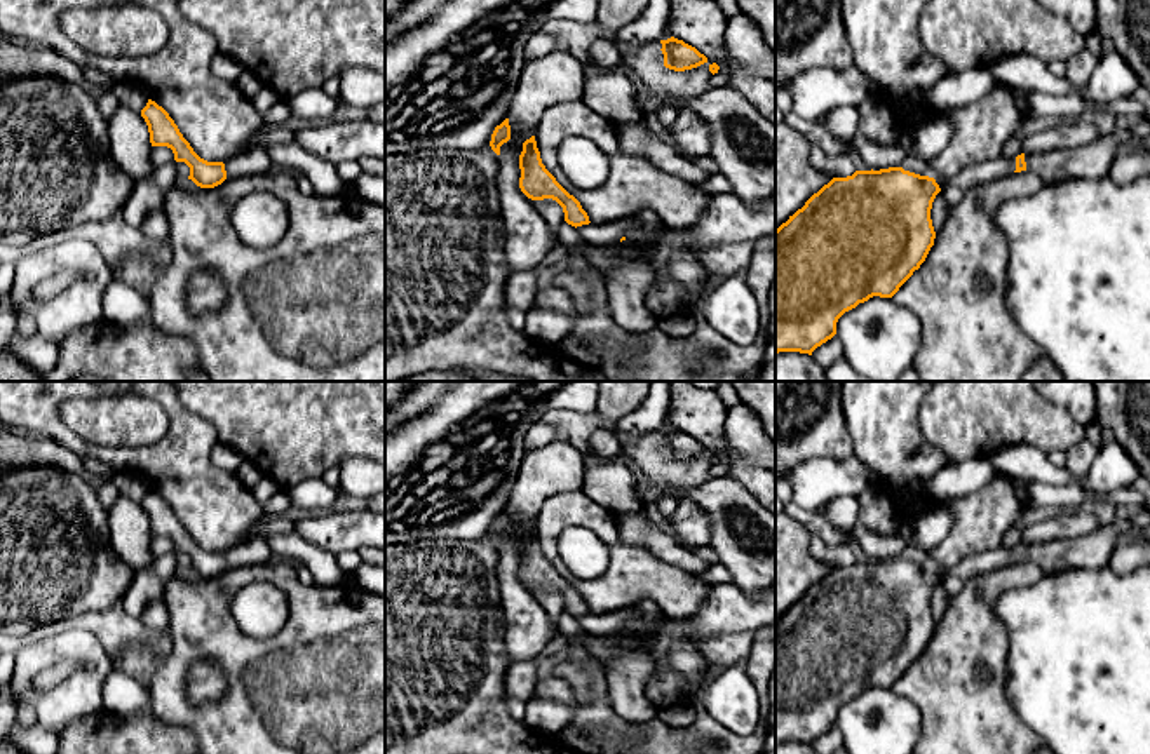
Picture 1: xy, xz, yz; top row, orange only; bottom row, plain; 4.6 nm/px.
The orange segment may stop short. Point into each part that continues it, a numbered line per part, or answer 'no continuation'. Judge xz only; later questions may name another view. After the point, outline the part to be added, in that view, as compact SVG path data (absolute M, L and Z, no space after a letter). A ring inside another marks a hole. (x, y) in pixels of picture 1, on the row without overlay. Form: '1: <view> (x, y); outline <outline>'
no continuation

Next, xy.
1: xy (257, 551); outline M251 540L225 552L227 569L261 564L270 559L274 559L272 550L263 540Z

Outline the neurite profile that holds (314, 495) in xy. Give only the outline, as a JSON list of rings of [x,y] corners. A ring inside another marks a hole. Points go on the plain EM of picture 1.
[[[322,477],[305,479],[286,489],[293,514],[321,514],[331,510],[340,491],[331,488]]]

